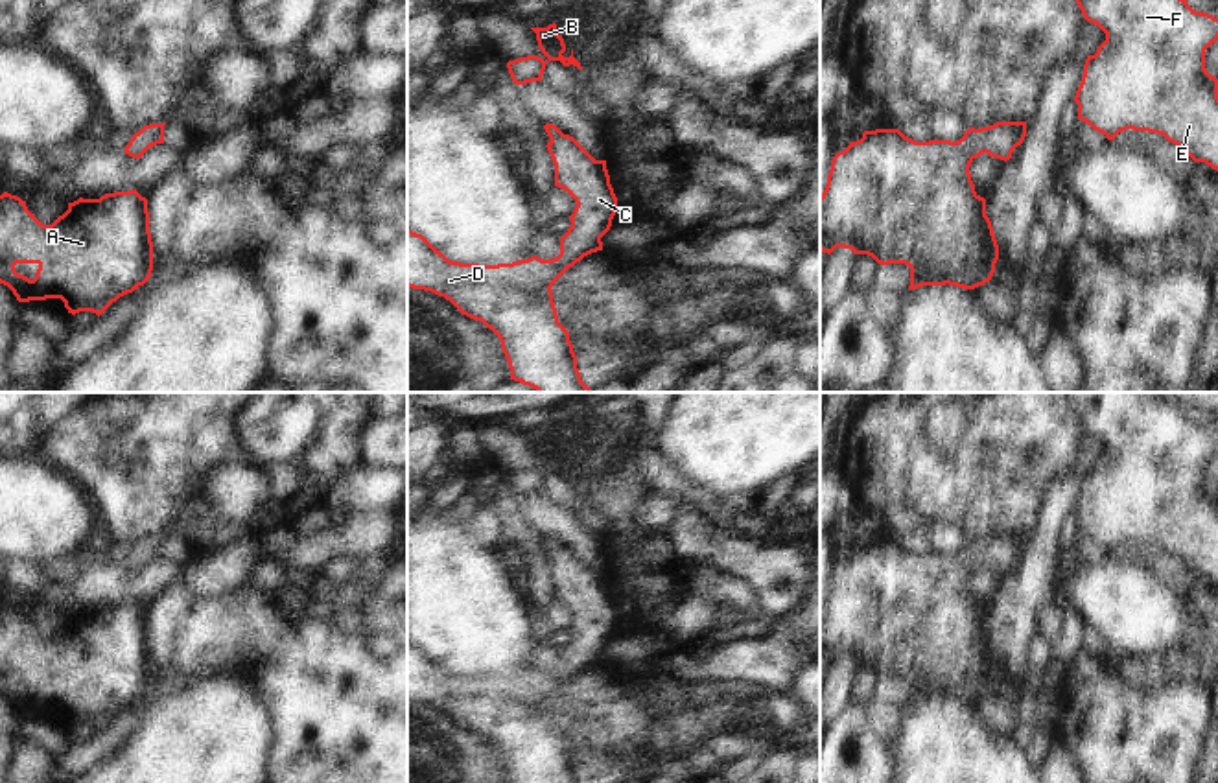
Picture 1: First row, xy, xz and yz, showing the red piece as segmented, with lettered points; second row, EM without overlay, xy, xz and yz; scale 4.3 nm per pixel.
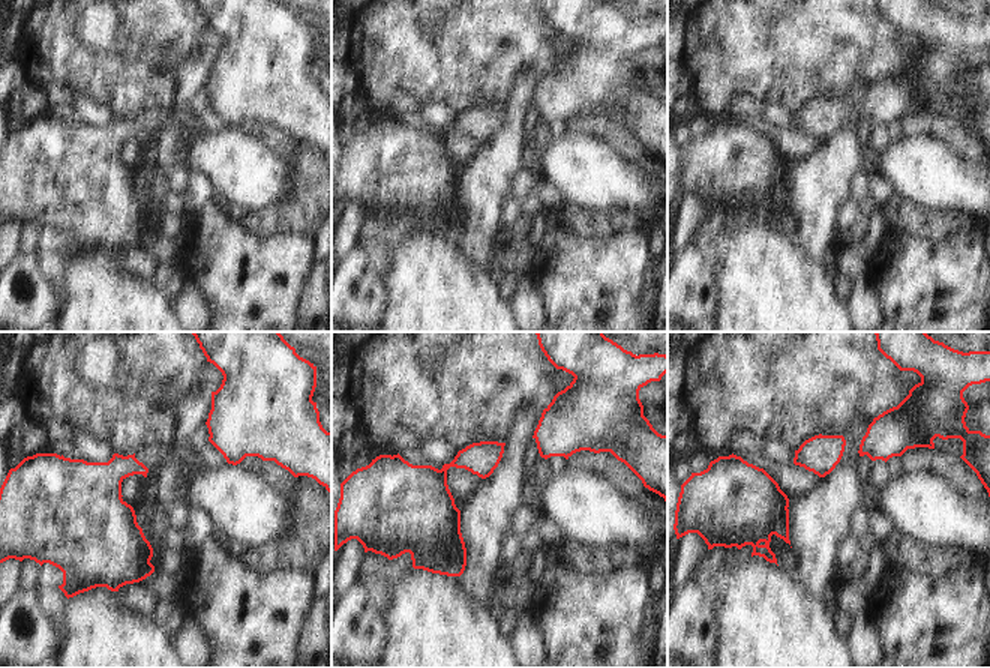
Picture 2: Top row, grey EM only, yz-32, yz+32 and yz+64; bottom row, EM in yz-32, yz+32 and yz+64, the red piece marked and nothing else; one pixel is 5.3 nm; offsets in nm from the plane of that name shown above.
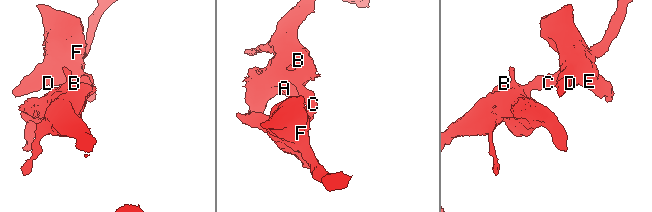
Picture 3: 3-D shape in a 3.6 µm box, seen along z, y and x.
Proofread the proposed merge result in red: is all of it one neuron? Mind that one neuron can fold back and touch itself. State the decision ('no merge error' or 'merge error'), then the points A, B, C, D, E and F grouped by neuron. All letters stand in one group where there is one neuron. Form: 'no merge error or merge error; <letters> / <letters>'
no merge error; A B C D E F

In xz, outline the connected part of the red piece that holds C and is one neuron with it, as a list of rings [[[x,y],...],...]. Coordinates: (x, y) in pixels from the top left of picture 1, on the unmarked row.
[[[544,538],[547,564],[555,577],[555,599],[577,615],[569,641],[560,650],[560,667],[551,672],[531,669],[512,676],[479,678],[448,672],[422,647],[407,643],[407,700],[431,704],[450,713],[463,728],[481,733],[501,754],[510,783],[579,783],[569,744],[558,735],[553,696],[584,669],[603,663],[601,650],[610,643],[617,610],[606,573],[595,573],[573,549],[556,538]]]

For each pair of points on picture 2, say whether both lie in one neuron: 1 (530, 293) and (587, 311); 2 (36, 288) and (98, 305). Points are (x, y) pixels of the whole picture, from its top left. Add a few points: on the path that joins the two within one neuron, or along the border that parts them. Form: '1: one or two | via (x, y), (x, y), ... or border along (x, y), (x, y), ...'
1: two | border along (534, 278), (548, 315)
2: two | border along (62, 306), (57, 315)

